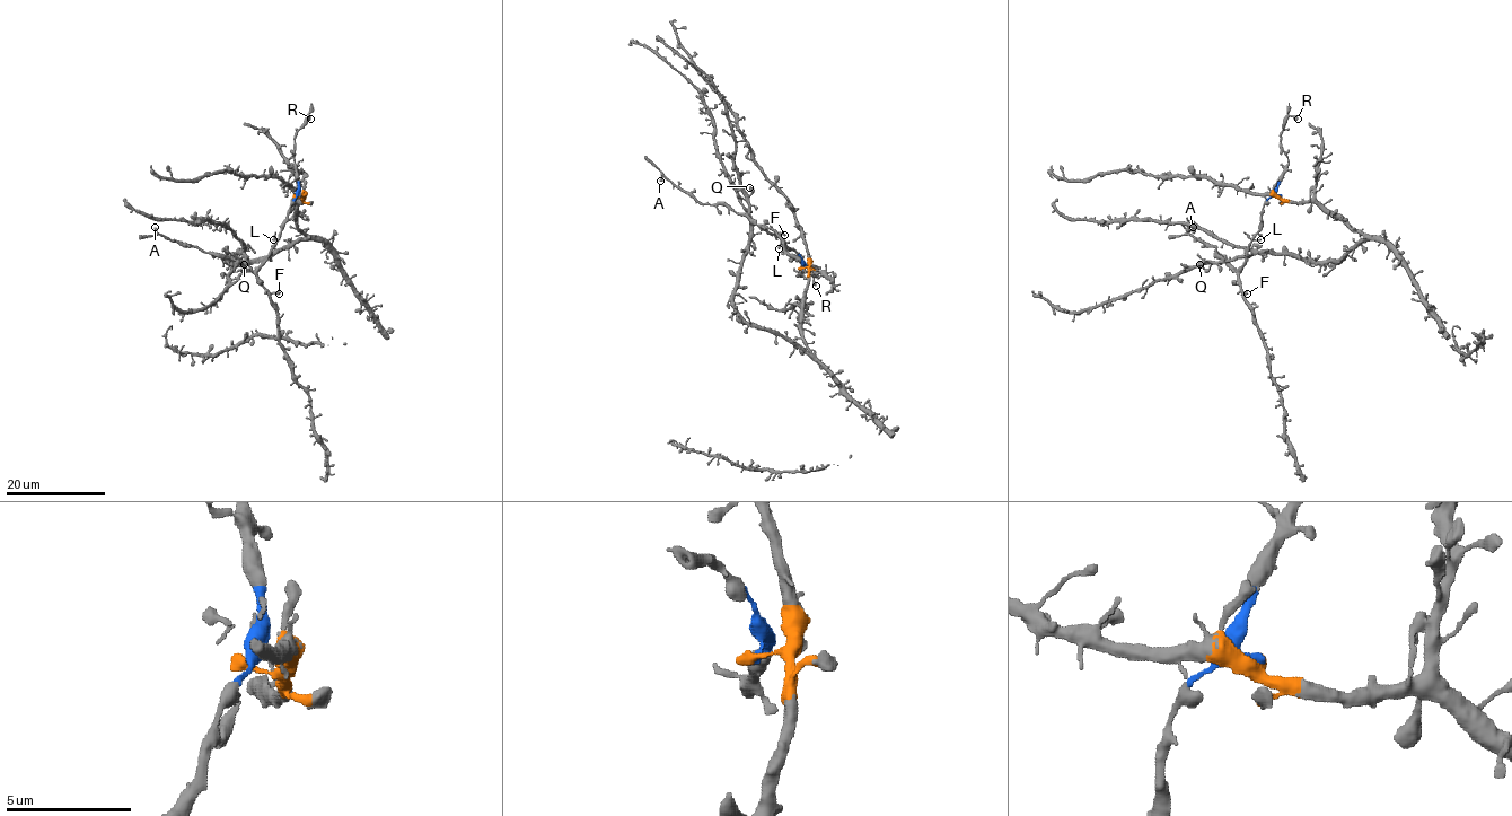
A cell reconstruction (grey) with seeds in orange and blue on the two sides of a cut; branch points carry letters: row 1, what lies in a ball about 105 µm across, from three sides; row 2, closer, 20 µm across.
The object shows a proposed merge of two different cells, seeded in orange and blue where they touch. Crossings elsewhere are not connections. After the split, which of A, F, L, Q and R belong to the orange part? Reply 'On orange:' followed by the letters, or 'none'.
On orange: Q

